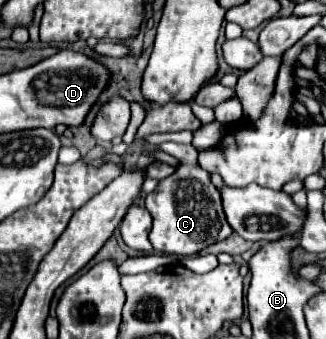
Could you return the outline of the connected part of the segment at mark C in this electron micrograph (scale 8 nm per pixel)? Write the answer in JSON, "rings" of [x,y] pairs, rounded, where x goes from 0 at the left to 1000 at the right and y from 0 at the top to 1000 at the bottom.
{"rings":[[[537,419],[494,425],[494,442],[543,460],[561,478],[555,490],[543,490],[543,507],[531,519],[494,531],[482,560],[451,572],[445,584],[445,608],[469,637],[469,678],[457,690],[469,737],[488,749],[586,755],[647,720],[702,702],[715,678],[690,649],[672,560],[647,543],[641,513],[604,484],[604,442],[586,425],[561,431]]]}

